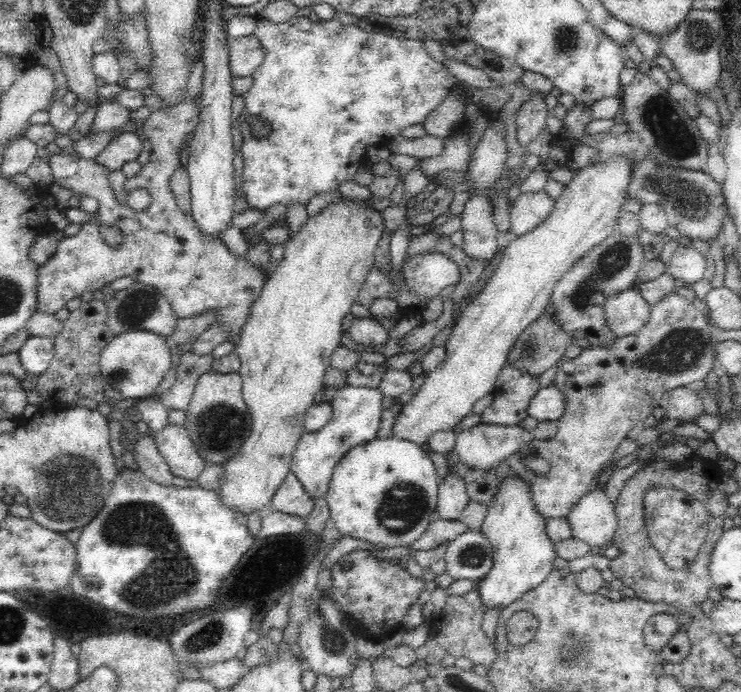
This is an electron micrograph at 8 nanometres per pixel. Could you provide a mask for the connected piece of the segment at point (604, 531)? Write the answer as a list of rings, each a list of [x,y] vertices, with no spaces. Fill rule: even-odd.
[[[599,484],[582,495],[566,519],[572,527],[572,537],[586,541],[591,547],[606,547],[618,528],[615,505]]]

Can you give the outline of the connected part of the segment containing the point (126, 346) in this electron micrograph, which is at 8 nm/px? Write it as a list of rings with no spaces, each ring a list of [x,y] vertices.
[[[152,331],[122,332],[114,336],[114,340],[110,340],[102,350],[99,362],[100,375],[105,383],[117,388],[124,398],[149,398],[155,394],[154,390],[172,366],[170,349],[165,337]]]

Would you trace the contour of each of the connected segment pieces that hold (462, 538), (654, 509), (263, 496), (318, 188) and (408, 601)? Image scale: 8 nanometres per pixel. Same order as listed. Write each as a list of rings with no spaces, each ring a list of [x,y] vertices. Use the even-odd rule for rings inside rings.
[[[468,530],[448,542],[446,572],[453,578],[466,578],[478,584],[490,572],[493,547],[480,530]]]
[[[656,486],[646,490],[643,498],[645,510],[645,527],[648,538],[659,556],[670,565],[674,572],[680,572],[684,567],[696,560],[702,543],[706,538],[709,526],[709,512],[702,501],[682,490]]]
[[[342,197],[335,203],[310,216],[284,244],[285,253],[276,270],[267,278],[260,296],[250,308],[250,316],[240,330],[236,353],[240,357],[239,375],[242,377],[242,396],[248,405],[252,426],[243,450],[222,464],[225,476],[219,490],[221,500],[232,509],[247,514],[269,508],[276,490],[290,471],[293,451],[300,435],[304,434],[306,411],[316,394],[323,388],[325,370],[331,362],[331,354],[341,345],[340,328],[344,316],[350,312],[366,277],[374,267],[374,250],[384,232],[381,212],[363,200]]]
[[[294,16],[288,22],[272,23],[258,17],[258,23],[253,35],[264,47],[264,60],[259,68],[251,75],[254,85],[244,95],[244,110],[250,120],[240,122],[239,129],[242,132],[243,144],[241,146],[243,156],[243,194],[252,209],[267,209],[276,202],[282,206],[298,202],[306,205],[308,201],[317,194],[338,189],[343,180],[352,180],[358,166],[365,156],[367,146],[381,145],[393,136],[400,135],[400,132],[412,124],[422,124],[430,114],[446,98],[455,86],[456,79],[444,69],[443,64],[434,61],[426,51],[421,40],[398,38],[384,32],[367,32],[354,24],[341,24],[336,18],[326,22],[312,22],[304,16]]]
[[[354,550],[342,556],[331,568],[333,598],[342,612],[355,623],[357,631],[372,641],[390,638],[402,627],[408,608],[416,603],[426,581],[415,578],[398,562],[374,558],[368,550]]]

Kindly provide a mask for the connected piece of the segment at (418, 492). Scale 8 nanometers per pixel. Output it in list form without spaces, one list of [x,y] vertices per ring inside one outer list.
[[[379,438],[354,446],[335,465],[330,480],[326,502],[335,527],[342,536],[367,540],[382,547],[382,550],[396,546],[410,546],[424,534],[430,524],[432,512],[437,510],[438,476],[434,463],[421,446],[408,440]]]

